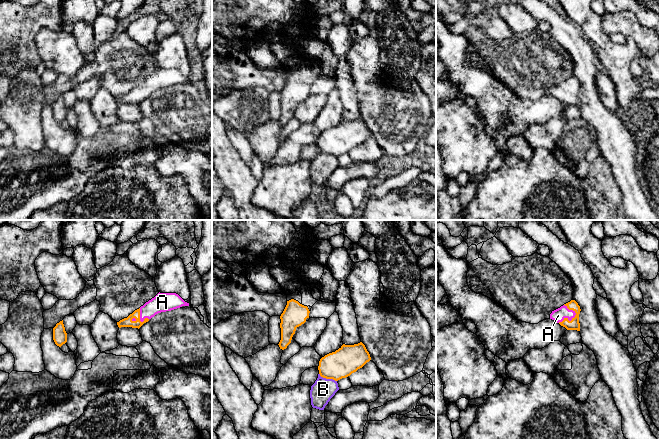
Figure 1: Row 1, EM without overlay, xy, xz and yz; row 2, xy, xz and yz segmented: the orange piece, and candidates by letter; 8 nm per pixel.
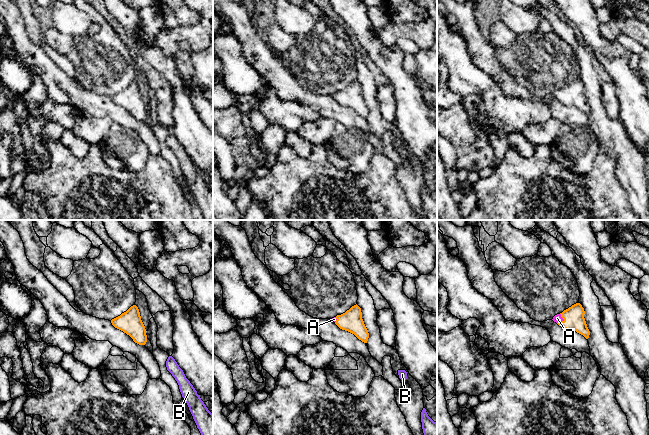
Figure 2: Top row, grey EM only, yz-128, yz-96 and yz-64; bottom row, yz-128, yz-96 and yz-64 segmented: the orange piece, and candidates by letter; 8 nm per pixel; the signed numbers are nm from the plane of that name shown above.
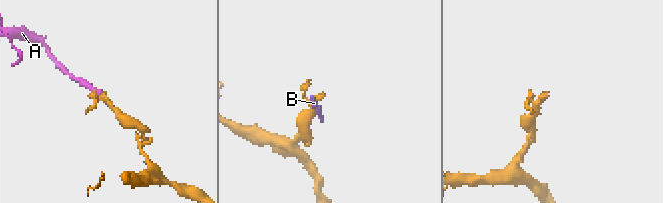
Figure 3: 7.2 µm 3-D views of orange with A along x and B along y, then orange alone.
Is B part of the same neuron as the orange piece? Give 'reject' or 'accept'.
reject

